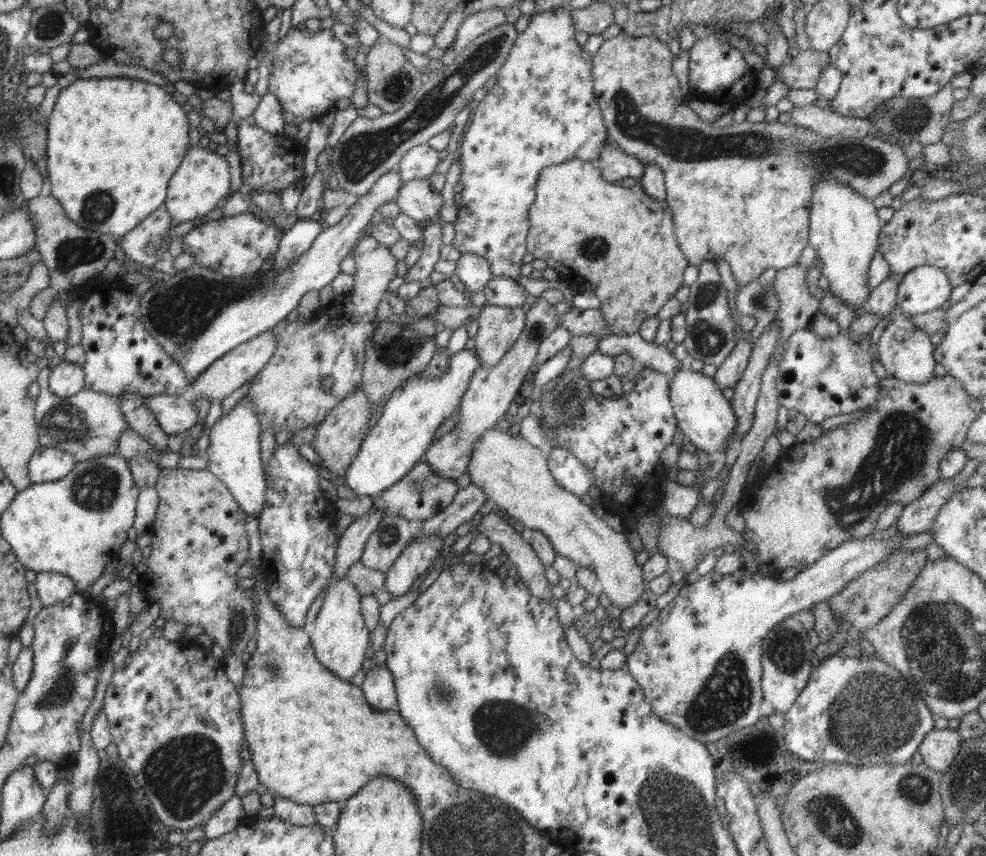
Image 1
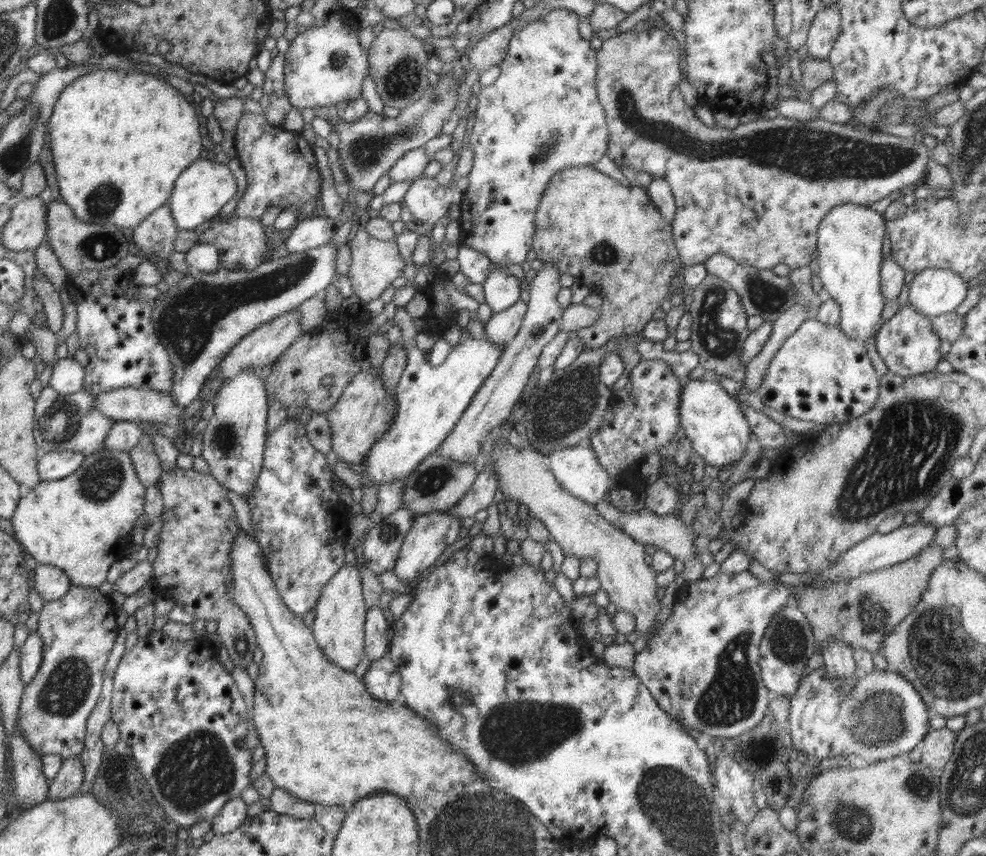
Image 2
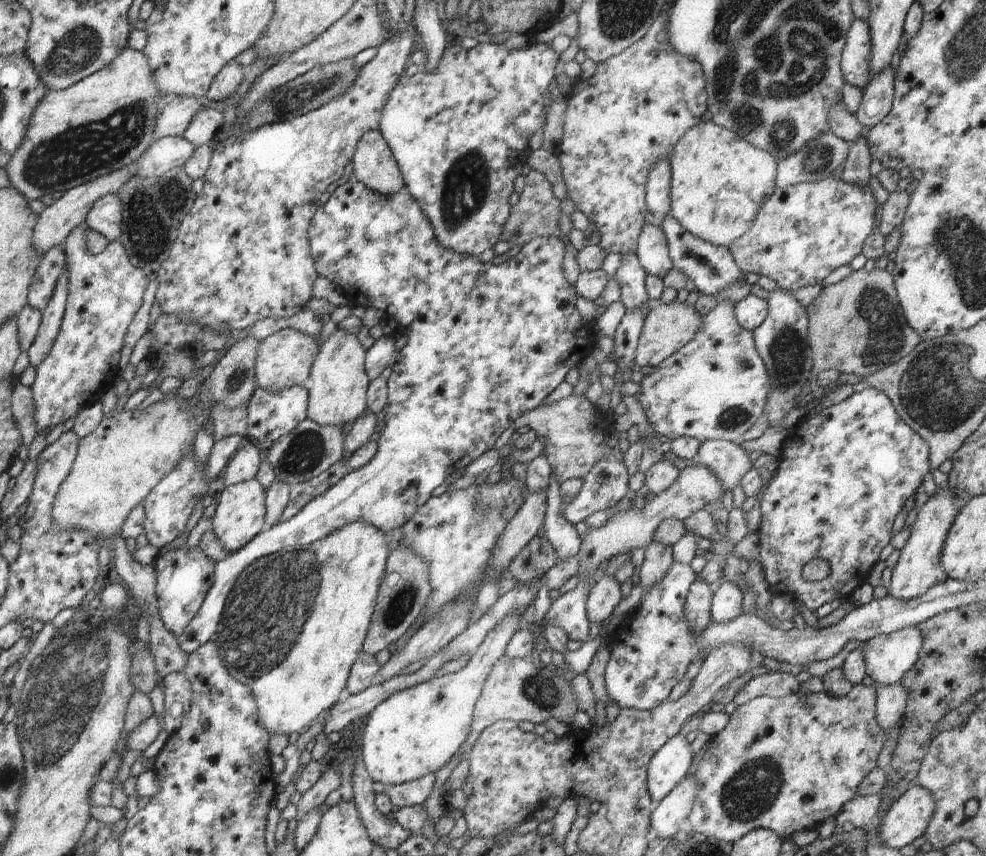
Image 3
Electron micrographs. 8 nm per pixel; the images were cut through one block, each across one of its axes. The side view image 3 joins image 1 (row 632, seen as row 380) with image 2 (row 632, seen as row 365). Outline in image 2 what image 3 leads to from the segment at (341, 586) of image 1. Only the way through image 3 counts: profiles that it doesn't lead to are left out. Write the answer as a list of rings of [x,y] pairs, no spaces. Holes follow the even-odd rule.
[[[345,564],[322,588],[316,601],[311,627],[318,646],[330,662],[347,671],[354,671],[364,656],[366,605],[363,598],[361,572],[357,566]]]

